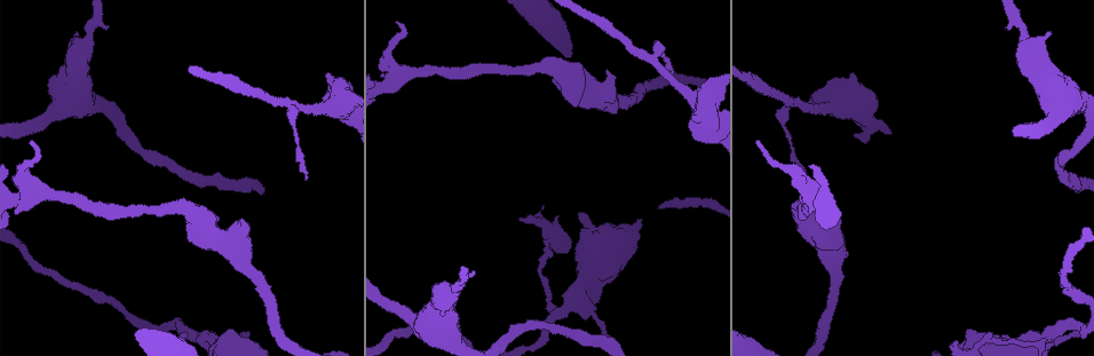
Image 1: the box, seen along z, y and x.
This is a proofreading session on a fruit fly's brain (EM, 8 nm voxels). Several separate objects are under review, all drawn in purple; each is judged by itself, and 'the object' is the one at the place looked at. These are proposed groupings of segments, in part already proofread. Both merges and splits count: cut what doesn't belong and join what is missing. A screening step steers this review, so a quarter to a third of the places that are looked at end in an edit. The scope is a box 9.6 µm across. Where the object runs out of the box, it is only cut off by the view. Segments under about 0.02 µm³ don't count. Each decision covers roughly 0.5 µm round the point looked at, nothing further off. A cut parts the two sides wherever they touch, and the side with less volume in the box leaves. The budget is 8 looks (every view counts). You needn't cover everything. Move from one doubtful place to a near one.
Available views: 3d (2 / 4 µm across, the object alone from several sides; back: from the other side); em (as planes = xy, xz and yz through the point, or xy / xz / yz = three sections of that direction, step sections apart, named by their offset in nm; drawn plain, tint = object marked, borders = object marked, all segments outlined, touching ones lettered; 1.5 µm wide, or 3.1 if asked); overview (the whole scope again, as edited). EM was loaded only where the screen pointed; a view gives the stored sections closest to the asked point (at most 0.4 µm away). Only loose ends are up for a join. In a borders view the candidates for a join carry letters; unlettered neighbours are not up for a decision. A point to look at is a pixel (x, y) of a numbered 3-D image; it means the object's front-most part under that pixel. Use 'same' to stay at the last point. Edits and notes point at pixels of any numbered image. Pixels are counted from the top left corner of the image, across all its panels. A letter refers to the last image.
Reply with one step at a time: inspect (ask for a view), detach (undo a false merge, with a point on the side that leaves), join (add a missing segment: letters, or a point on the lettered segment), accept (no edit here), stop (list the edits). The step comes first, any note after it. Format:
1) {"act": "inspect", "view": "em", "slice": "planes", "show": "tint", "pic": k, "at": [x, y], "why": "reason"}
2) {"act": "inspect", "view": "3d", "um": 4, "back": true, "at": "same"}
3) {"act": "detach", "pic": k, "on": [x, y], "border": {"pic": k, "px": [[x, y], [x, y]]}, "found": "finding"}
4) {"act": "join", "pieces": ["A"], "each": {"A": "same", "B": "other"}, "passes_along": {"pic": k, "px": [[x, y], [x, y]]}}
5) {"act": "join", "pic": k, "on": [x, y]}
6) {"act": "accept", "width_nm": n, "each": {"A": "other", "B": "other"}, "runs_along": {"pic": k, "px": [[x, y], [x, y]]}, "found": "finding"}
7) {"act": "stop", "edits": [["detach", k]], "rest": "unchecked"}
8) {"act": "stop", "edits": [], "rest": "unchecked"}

{"act": "inspect", "view": "em", "slice": "planes", "show": "plain", "pic": 1, "at": [794, 101], "why": "side arm on a straight run"}

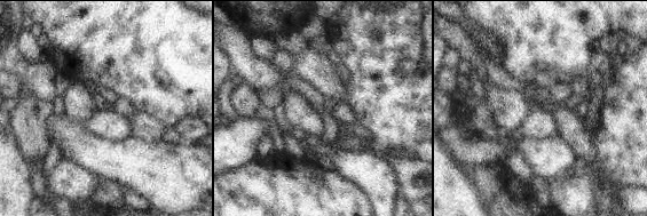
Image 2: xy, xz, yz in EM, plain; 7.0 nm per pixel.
{"act": "inspect", "view": "em", "slice": "planes", "show": "borders", "at": "same", "why": "see the neighbours"}

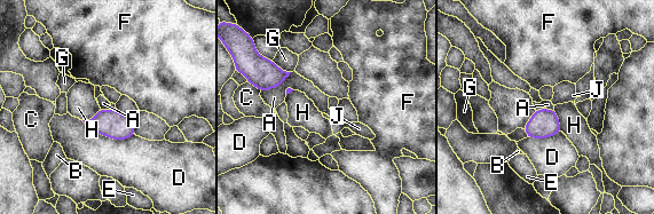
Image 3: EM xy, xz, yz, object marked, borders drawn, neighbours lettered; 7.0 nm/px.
{"act": "accept", "each": {"A": "other", "B": "other", "C": "other", "D": "other", "E": "other", "F": "other", "G": "other", "H": "other", "J": "other"}, "border": {"pic": 3, "px": [[554, 108], [562, 132]]}, "found": "all the same neuron"}

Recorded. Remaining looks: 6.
{"act": "inspect", "view": "em", "slice": "xz", "step": 8, "show": "borders", "pic": 1, "at": [327, 73], "why": "stops while still wide"}

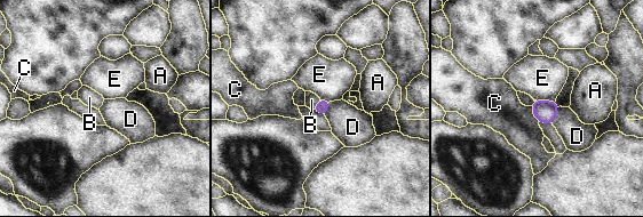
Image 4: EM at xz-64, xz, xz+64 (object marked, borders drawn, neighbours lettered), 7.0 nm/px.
{"act": "inspect", "view": "em", "slice": "planes", "show": "borders", "at": "same", "why": "another direction"}

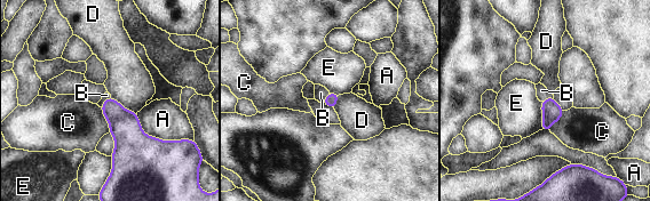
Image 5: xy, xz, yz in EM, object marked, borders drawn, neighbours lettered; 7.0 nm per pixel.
{"act": "join", "pieces": ["B"], "each": {"A": "other", "B": "same", "C": "other", "D": "other", "E": "other"}, "passes_along": {"pic": 5, "px": [[552, 112], [546, 98], [541, 90]]}, "found": "the neuron continues"}

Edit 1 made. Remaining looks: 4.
{"act": "inspect", "view": "overview"}

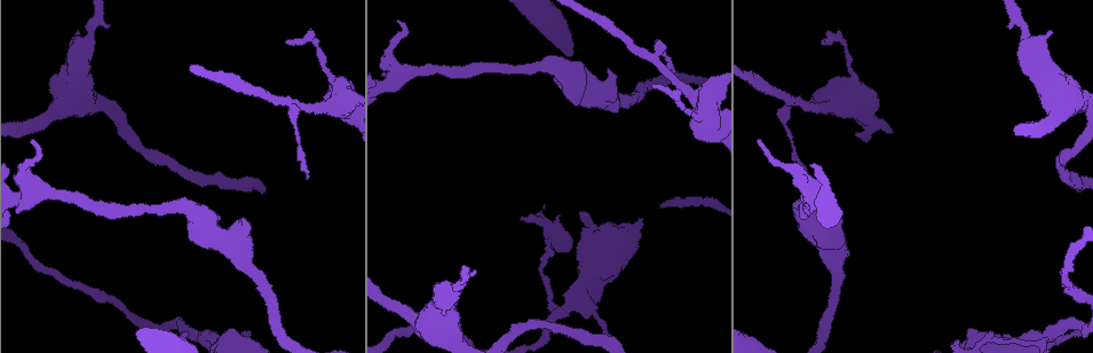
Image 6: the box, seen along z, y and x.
{"act": "inspect", "view": "em", "slice": "xy", "step": 4, "show": "borders", "pic": 6, "at": [1008, 23], "why": "branch stops here"}

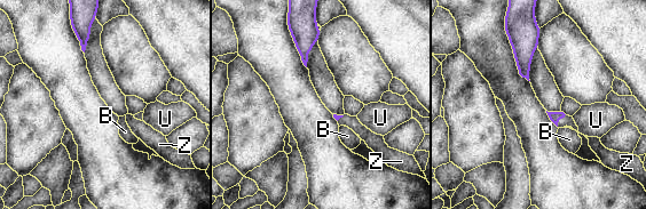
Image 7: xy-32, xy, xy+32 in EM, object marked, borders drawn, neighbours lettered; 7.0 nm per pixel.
{"act": "inspect", "view": "em", "slice": "planes", "show": "borders", "at": "same"}

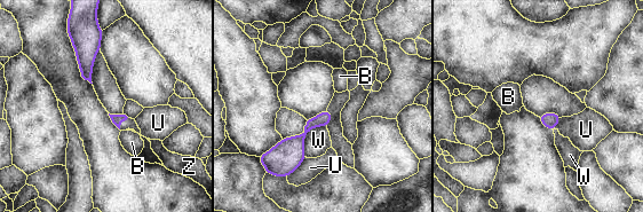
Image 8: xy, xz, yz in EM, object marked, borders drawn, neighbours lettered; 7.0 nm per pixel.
{"act": "join", "pieces": ["Z"], "each": {"B": "other", "U": "other", "W": "other", "Z": "same"}, "passes_along": {"pic": 8, "px": [[117, 119], [122, 122], [131, 124]]}, "found": "it goes on there"}

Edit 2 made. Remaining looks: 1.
{"act": "stop", "edits": [["join", 5], ["join", 8]], "rest": "unchecked"}

